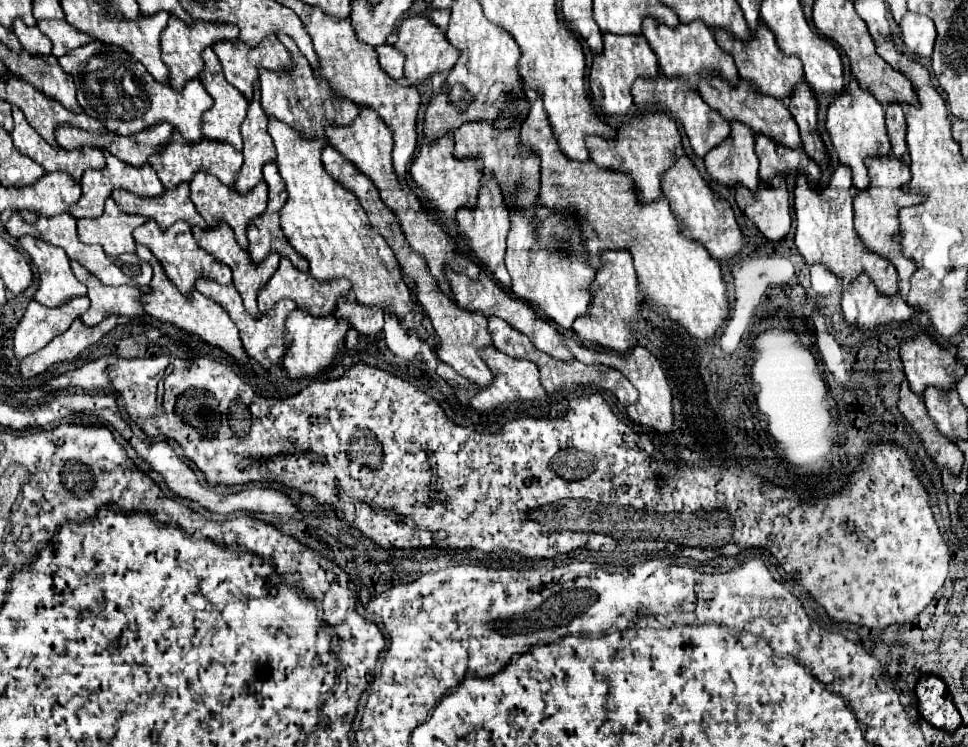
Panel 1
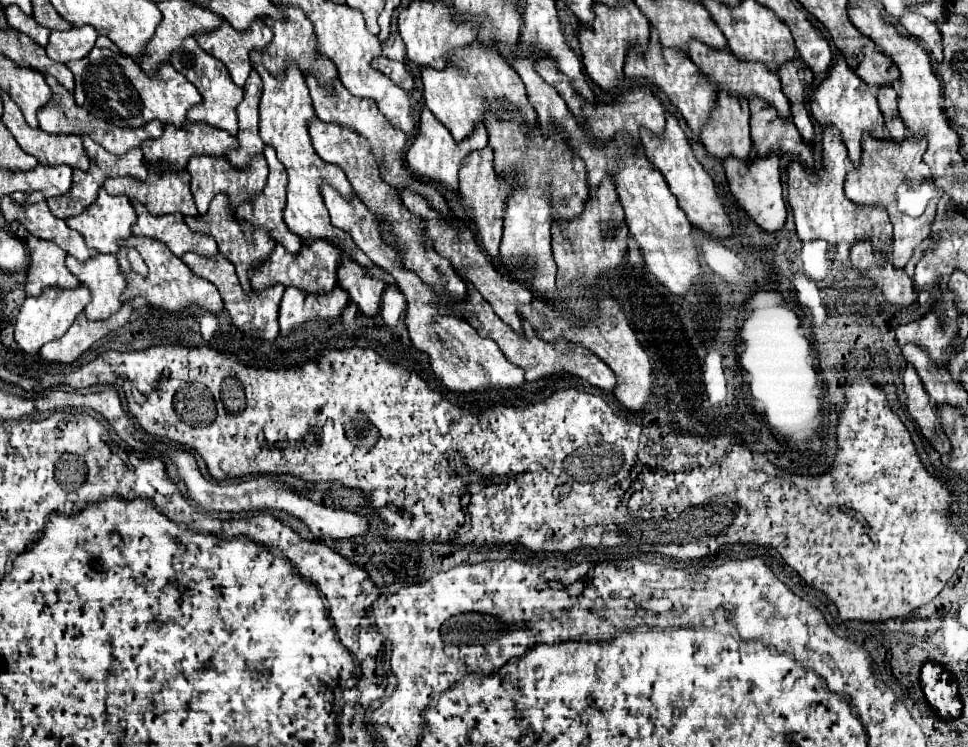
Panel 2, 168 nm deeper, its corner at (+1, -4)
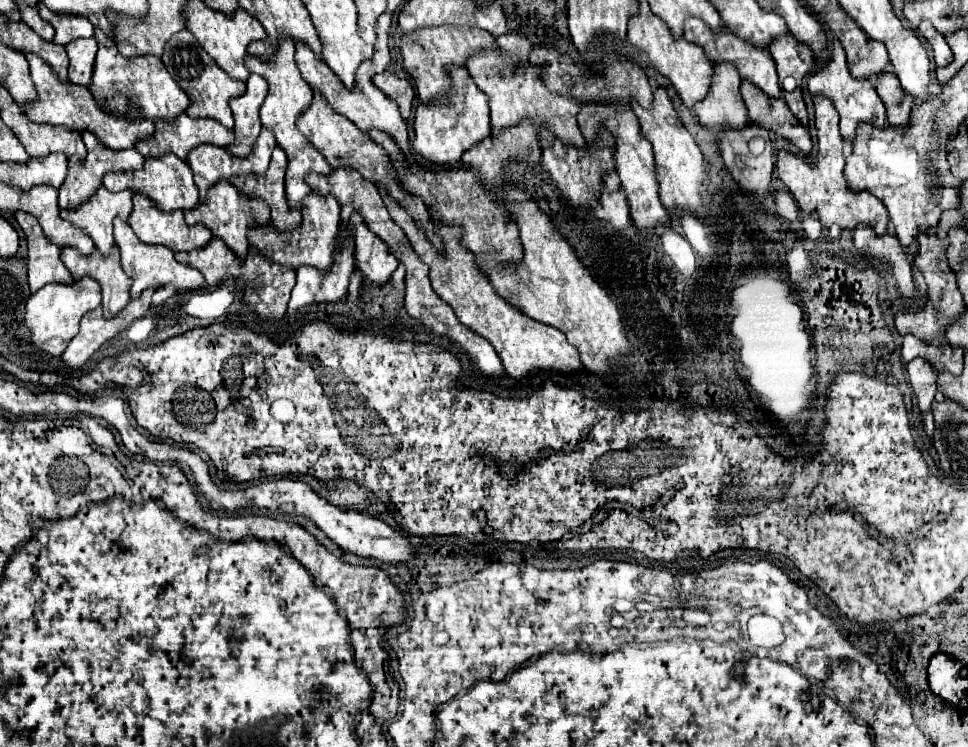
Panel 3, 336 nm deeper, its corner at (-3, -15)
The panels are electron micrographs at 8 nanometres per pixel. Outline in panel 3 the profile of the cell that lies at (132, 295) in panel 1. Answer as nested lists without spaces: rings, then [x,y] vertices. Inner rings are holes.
[[[116,246],[110,250],[110,256],[102,256],[98,250],[94,250],[92,256],[82,256],[74,248],[64,248],[62,262],[72,272],[74,280],[92,276],[100,282],[106,318],[118,314],[130,302],[130,276],[126,276],[120,266],[120,252]]]

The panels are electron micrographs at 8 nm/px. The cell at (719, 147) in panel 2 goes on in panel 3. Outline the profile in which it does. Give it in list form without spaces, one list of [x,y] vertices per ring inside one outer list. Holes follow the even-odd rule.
[[[714,64],[714,78],[706,100],[694,104],[700,124],[718,134],[720,128],[744,128],[748,110],[740,96],[740,76],[734,64]]]

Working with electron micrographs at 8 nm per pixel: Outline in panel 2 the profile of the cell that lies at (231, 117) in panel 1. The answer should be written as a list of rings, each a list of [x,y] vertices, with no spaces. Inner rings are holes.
[[[194,37],[184,39],[182,49],[178,53],[174,53],[172,57],[172,67],[180,73],[184,73],[184,77],[188,81],[192,81],[196,85],[196,89],[202,95],[202,103],[194,105],[188,113],[188,121],[190,123],[206,123],[210,127],[216,129],[224,129],[230,135],[238,133],[238,117],[236,117],[236,107],[242,101],[242,89],[236,87],[228,75],[228,69],[212,55],[208,55],[206,51],[202,51],[196,43]]]

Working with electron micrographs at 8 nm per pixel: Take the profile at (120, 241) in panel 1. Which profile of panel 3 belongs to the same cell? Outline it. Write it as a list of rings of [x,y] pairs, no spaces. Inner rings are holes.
[[[104,186],[90,196],[86,204],[80,204],[78,208],[72,208],[70,212],[60,210],[60,216],[78,228],[82,228],[96,244],[96,248],[102,254],[108,254],[110,248],[114,246],[114,236],[112,236],[112,222],[116,216],[122,220],[128,220],[132,212],[132,192],[122,190],[122,192],[108,192]]]

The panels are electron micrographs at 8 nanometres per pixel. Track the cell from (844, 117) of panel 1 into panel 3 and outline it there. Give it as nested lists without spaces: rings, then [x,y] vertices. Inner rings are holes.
[[[836,38],[832,42],[832,50],[830,50],[828,62],[822,66],[822,70],[818,70],[816,74],[810,76],[808,90],[810,90],[810,94],[828,96],[834,102],[834,108],[840,114],[840,134],[848,142],[854,140],[856,126],[860,122],[874,124],[876,128],[884,128],[886,126],[886,110],[884,110],[884,104],[882,104],[880,96],[876,94],[874,84],[870,80],[858,80],[858,78],[854,78],[850,74],[848,64],[846,64],[846,56],[844,56],[844,48],[842,48],[842,44]]]

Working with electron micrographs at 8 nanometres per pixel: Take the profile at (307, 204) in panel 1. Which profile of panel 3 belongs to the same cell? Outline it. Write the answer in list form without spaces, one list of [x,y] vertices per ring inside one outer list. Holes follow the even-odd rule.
[[[282,40],[278,44],[278,52],[274,52],[274,60],[254,60],[254,56],[246,54],[244,60],[246,68],[254,74],[262,74],[268,82],[268,96],[260,108],[260,120],[266,128],[270,128],[276,136],[278,146],[288,156],[288,170],[286,170],[286,198],[290,206],[302,206],[302,200],[310,194],[310,188],[304,182],[308,172],[330,174],[332,166],[326,164],[326,158],[308,142],[308,138],[296,128],[296,116],[302,114],[312,102],[312,88],[302,80],[296,62],[294,62],[294,40]]]

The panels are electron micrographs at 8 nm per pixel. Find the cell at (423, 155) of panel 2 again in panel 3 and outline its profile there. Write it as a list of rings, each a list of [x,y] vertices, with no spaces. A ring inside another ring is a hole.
[[[450,68],[454,100],[450,104],[418,104],[414,114],[414,150],[426,166],[458,164],[462,154],[490,134],[490,110],[486,94],[470,80],[468,68]]]

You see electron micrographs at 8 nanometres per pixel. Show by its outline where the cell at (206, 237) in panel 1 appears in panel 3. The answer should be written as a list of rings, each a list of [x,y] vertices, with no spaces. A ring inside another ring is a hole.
[[[218,180],[218,184],[214,184],[214,188],[210,188],[210,192],[206,194],[204,202],[198,202],[198,208],[190,208],[190,212],[184,212],[186,224],[206,224],[214,236],[222,238],[226,242],[226,246],[236,252],[236,256],[244,258],[248,252],[248,238],[246,232],[248,228],[254,224],[256,226],[268,226],[270,224],[270,208],[264,200],[258,198],[250,198],[250,196],[242,196],[242,192],[238,192],[228,180]]]

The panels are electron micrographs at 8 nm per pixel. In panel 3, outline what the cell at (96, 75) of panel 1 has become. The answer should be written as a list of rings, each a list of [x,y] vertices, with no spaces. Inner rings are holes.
[[[98,28],[94,30],[94,38],[98,42],[98,56],[96,56],[90,92],[94,94],[94,98],[104,110],[116,116],[132,114],[132,118],[138,118],[142,110],[142,116],[150,120],[156,120],[156,118],[174,120],[190,106],[186,92],[182,92],[182,88],[166,72],[158,56],[138,56],[138,60],[126,60],[118,52],[116,42],[110,40],[110,36],[106,36],[104,32],[98,32]],[[130,104],[136,104],[138,108],[130,108]]]

